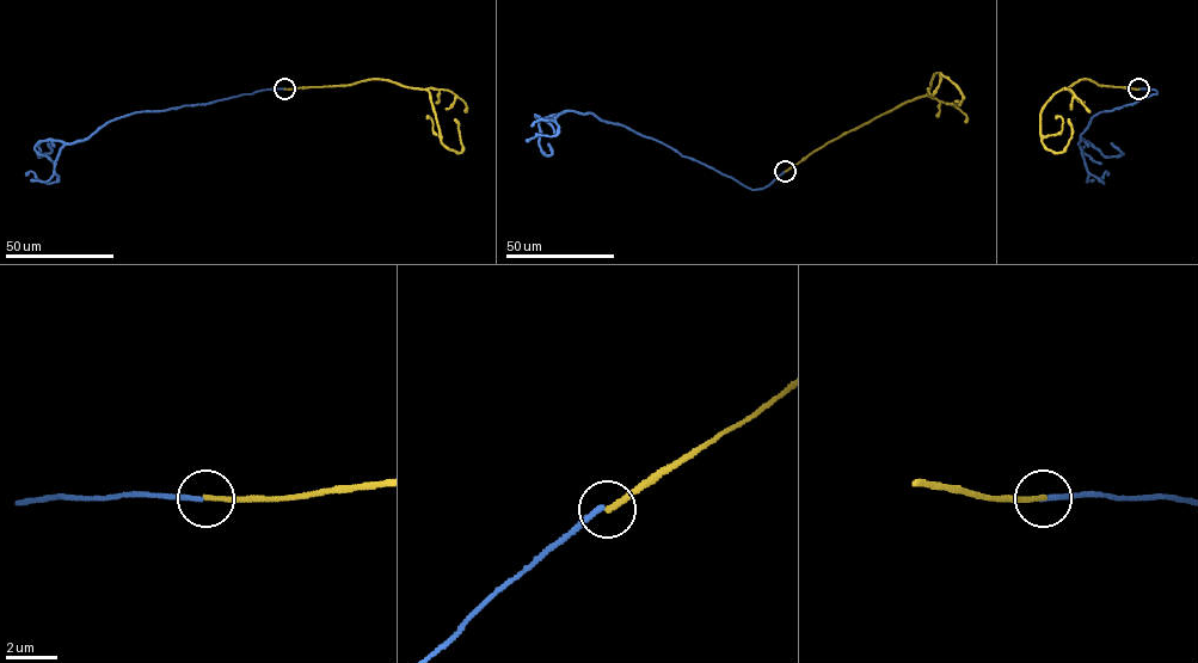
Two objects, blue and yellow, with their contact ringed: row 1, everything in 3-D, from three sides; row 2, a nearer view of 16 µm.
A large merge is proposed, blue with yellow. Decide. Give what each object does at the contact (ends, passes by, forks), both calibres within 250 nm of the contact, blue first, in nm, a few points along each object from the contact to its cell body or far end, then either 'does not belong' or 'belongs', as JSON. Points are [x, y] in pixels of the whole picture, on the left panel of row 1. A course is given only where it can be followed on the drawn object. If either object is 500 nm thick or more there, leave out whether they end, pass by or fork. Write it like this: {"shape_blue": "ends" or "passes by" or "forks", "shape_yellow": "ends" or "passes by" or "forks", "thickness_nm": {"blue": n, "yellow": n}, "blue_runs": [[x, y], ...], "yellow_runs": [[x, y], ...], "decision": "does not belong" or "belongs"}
{"shape_blue": "ends", "shape_yellow": "ends", "thickness_nm": {"blue": 200, "yellow": 200}, "blue_runs": [[284, 88], [127, 115], [106, 122], [84, 140], [41, 141], [38, 157], [50, 152], [48, 143]], "yellow_runs": [[284, 88], [350, 85], [373, 79], [425, 88], [441, 142], [460, 152], [462, 146], [454, 118]], "decision": "does not belong"}

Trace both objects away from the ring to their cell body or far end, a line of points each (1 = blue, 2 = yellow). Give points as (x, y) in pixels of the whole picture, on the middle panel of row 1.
1: (785, 171), (767, 185), (751, 189), (662, 142), (573, 111), (539, 122), (539, 146), (551, 155), (548, 143)
2: (785, 171), (841, 135), (923, 97), (935, 73), (956, 85), (963, 98), (959, 104), (954, 100)

